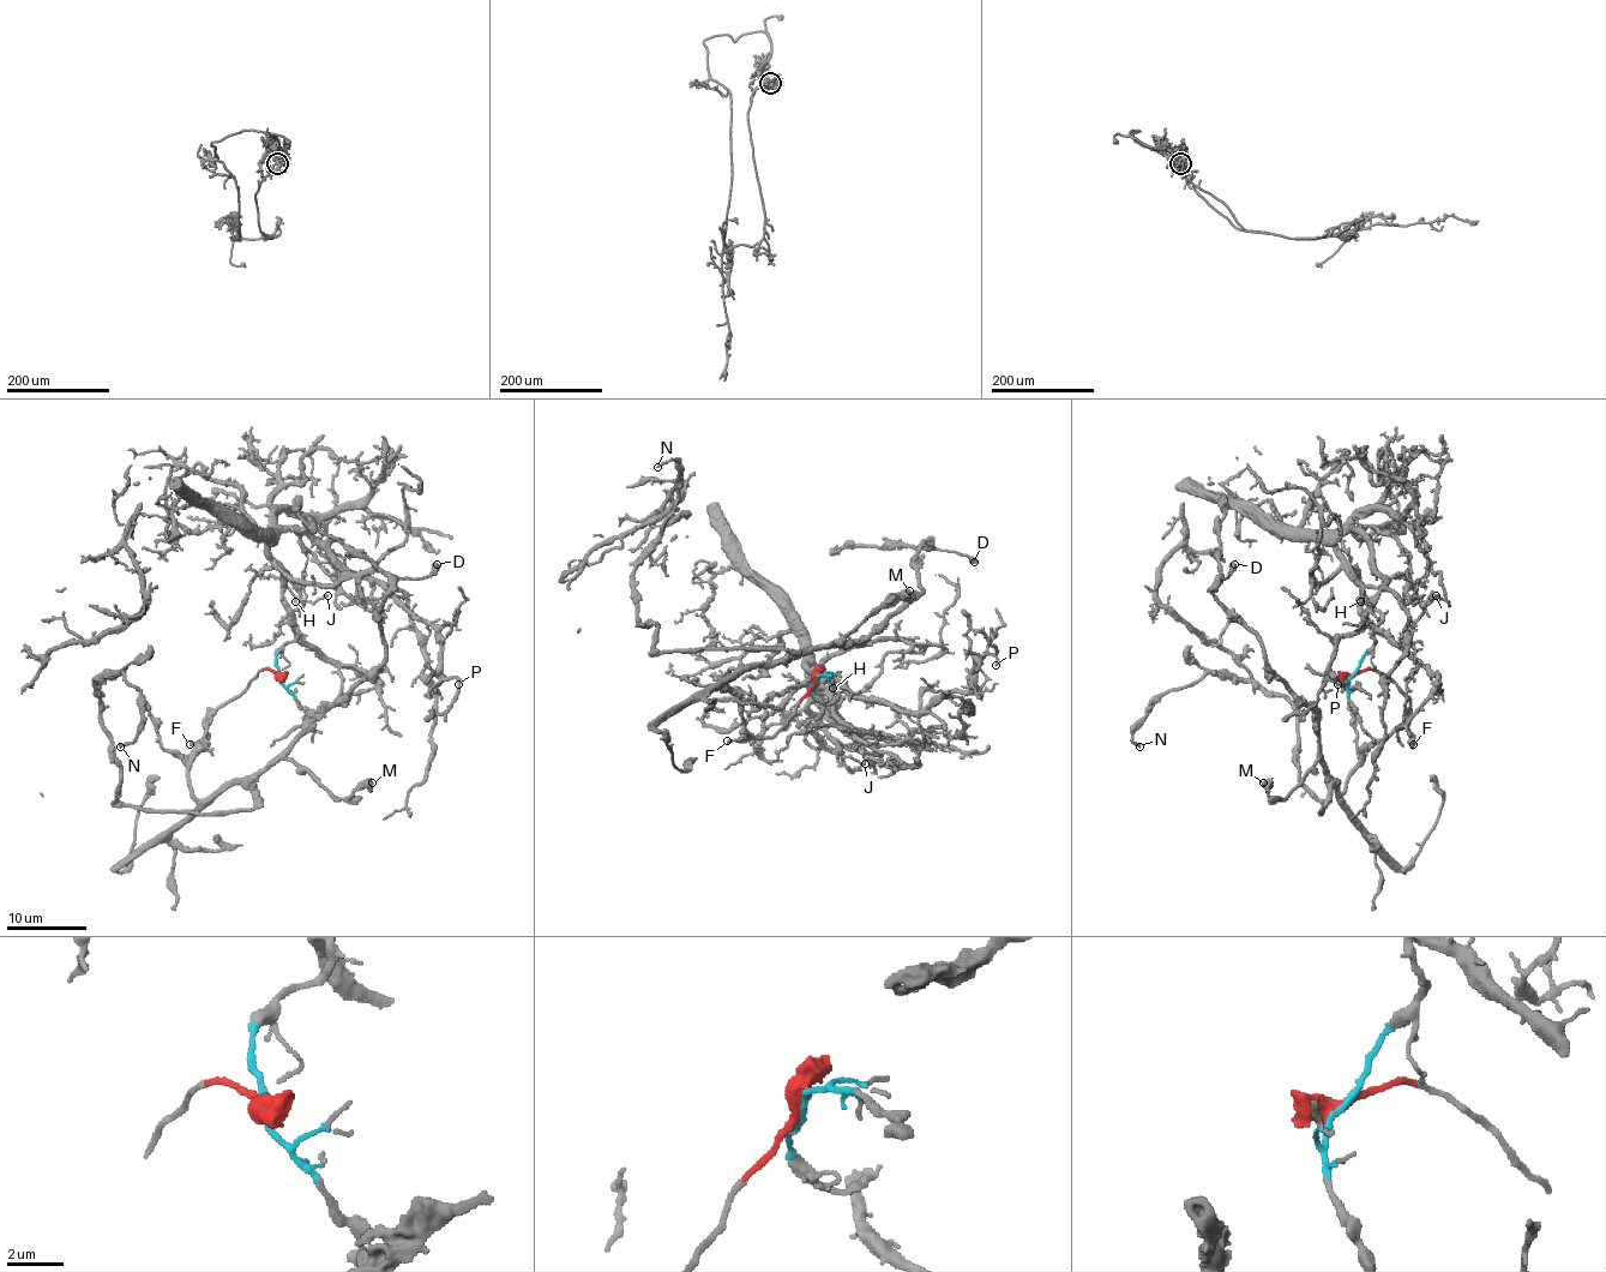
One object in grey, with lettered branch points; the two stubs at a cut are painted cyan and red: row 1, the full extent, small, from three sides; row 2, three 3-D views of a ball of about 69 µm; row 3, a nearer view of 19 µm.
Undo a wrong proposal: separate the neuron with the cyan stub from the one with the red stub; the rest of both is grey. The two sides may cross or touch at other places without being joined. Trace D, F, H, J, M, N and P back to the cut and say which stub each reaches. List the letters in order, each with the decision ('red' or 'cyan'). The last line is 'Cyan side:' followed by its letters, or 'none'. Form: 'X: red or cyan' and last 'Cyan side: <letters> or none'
D: red
F: red
H: cyan
J: cyan
M: red
N: red
P: cyan
Cyan side: H, J, P

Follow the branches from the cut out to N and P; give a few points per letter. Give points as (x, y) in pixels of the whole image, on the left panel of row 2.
N: (280, 674), (227, 701), (187, 770), (250, 810), (118, 800), (96, 683), (121, 673), (139, 731), (120, 746)
P: (280, 674), (275, 655), (298, 625), (269, 545), (283, 532), (305, 532), (431, 623), (440, 673), (458, 685)

